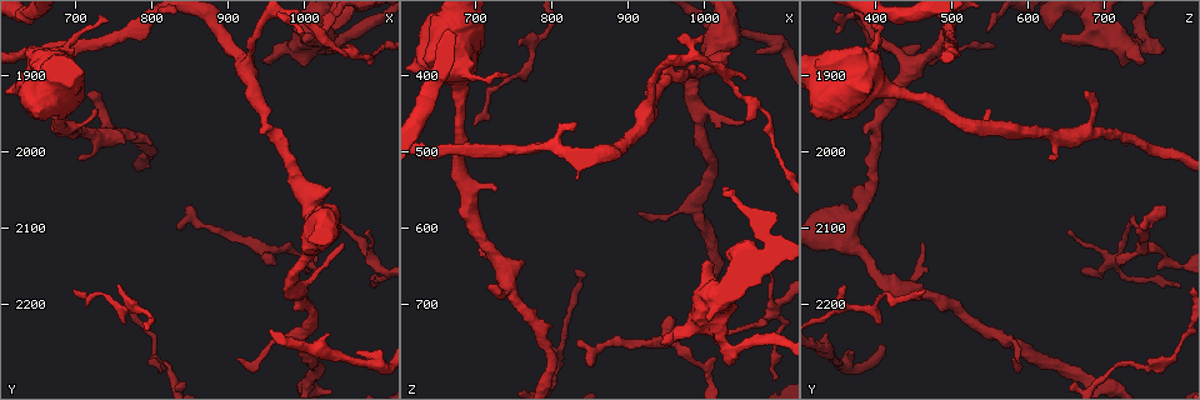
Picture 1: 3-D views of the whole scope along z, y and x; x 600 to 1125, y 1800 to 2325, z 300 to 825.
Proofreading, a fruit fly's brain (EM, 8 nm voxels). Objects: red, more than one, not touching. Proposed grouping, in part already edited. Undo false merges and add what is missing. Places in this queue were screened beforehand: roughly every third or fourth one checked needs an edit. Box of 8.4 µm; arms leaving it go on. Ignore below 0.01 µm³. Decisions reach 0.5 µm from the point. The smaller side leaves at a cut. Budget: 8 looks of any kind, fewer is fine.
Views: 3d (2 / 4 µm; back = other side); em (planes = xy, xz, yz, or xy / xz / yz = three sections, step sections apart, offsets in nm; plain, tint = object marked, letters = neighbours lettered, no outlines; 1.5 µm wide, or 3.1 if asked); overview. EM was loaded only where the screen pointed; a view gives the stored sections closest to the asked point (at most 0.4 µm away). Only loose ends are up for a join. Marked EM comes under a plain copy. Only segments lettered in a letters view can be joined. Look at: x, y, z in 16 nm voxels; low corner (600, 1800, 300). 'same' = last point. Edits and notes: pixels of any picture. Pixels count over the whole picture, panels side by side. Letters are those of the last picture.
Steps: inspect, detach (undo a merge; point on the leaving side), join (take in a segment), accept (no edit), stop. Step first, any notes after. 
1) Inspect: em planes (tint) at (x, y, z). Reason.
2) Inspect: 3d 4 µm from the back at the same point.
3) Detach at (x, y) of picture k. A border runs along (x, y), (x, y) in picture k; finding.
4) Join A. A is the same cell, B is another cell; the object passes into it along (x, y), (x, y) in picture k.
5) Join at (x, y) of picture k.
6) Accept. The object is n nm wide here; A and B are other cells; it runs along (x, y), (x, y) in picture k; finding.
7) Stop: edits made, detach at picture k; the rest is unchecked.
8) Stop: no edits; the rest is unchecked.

Inspect: em xz step 4 (letters) at (640, 1865, 375). Thick end.

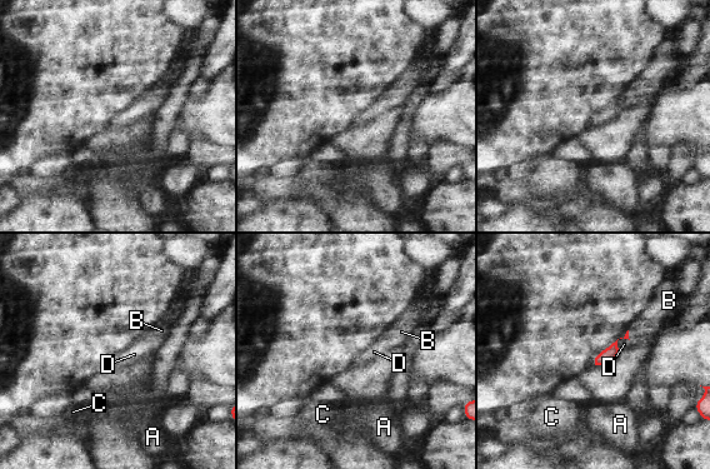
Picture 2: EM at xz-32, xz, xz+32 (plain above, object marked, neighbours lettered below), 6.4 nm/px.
Accept. A, B, C and D are other cells; a border runs along (628, 338), (618, 340), (620, 354) in picture 2; none of them fits.

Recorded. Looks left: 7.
Inspect: em xy step 8 (tint) at (995, 1845, 345). Free end.

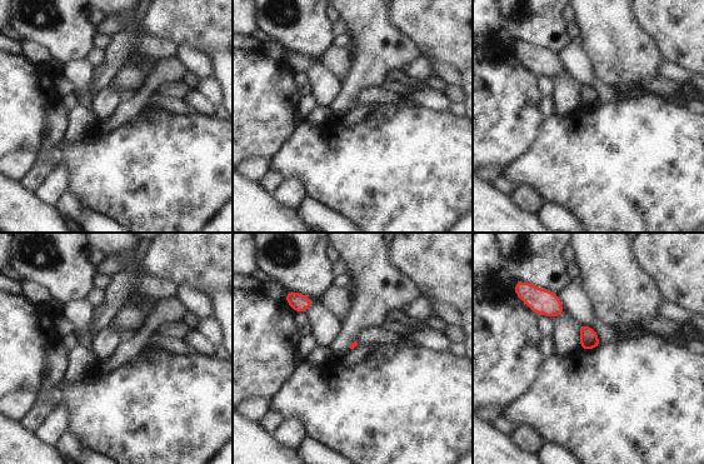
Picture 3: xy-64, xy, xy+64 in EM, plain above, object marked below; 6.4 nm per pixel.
Inspect: em planes (letters) at the same point. Cut it another way.

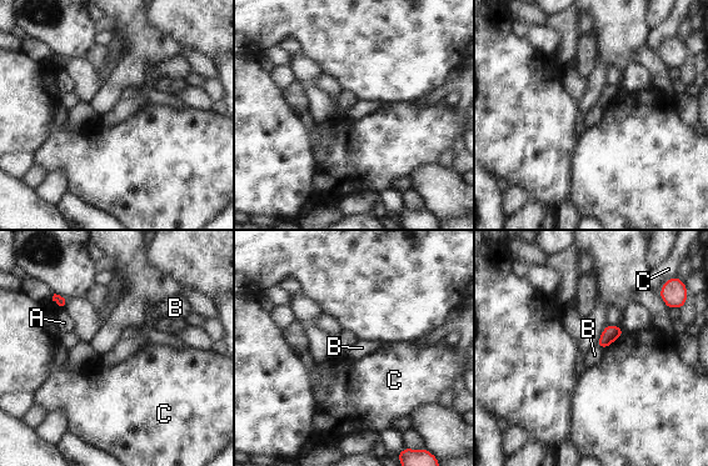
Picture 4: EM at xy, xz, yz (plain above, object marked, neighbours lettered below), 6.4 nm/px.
Accept. A, B and C are other cells; a border runs along (596, 344), (604, 349) in picture 4; no lettered segment goes on from it.

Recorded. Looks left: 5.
Inspect: em planes (letters) at (915, 2270, 580). Thin end.

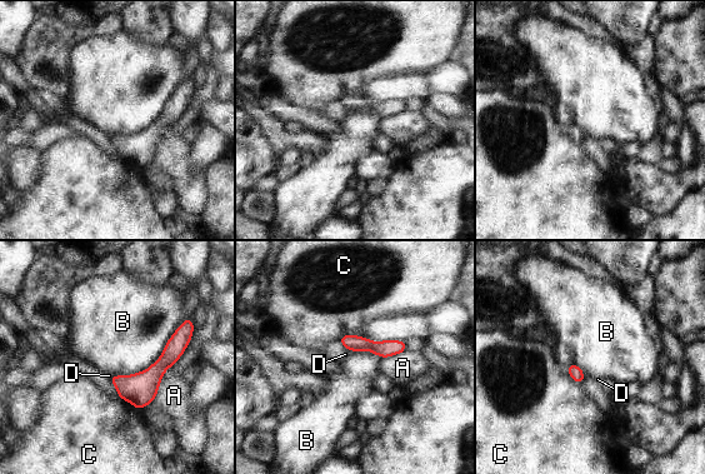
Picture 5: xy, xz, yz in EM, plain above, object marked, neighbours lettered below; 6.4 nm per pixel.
Accept. A, B, C and D are other cells; it runs along (343, 340), (376, 348), (403, 348) in picture 5; no lettered segment goes on from it.

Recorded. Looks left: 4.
Stop: no edits; the rest is unchecked.

